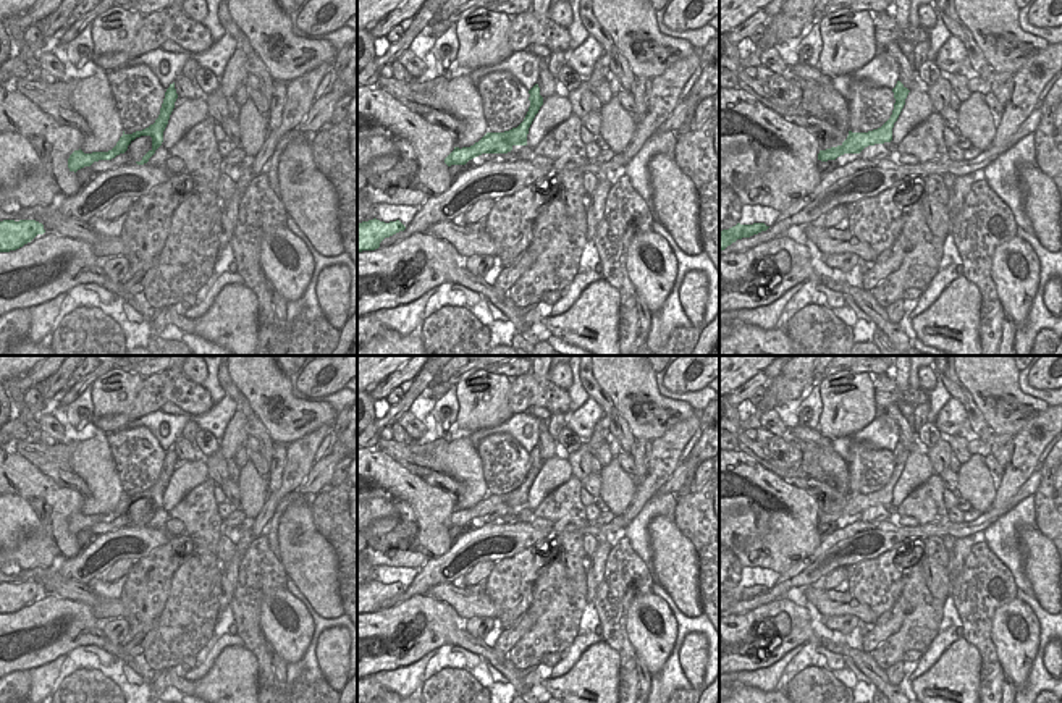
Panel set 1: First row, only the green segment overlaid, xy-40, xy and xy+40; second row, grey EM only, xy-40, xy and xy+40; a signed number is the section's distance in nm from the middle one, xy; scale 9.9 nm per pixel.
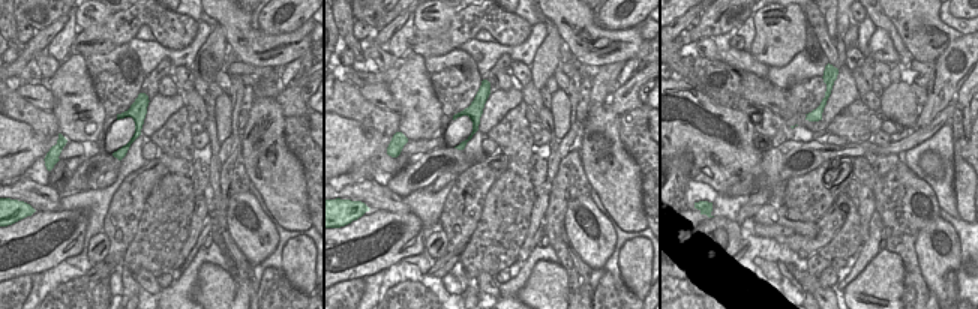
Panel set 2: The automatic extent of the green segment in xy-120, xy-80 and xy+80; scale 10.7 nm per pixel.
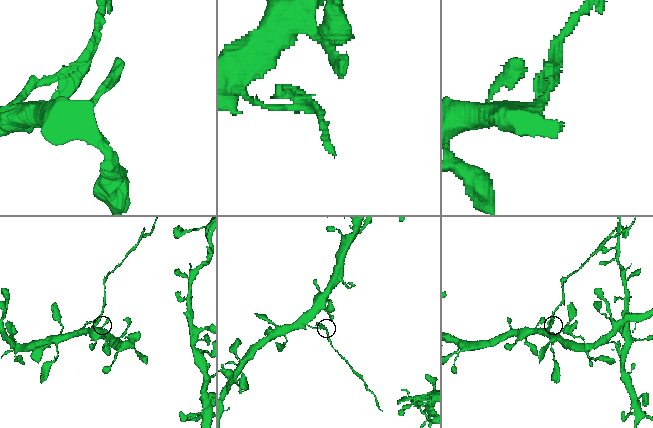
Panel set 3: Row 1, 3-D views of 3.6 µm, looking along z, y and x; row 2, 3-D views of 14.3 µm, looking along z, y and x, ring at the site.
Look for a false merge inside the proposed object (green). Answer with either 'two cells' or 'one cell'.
two cells

